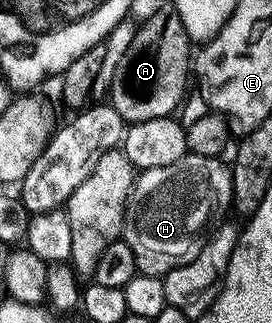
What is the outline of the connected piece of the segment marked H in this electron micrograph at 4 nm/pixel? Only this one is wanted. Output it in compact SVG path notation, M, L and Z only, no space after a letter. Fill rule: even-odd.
M187 154L172 162L172 166L148 168L137 173L122 215L120 239L132 246L132 254L136 254L136 266L141 275L164 278L172 270L192 262L192 258L196 258L196 254L200 254L200 250L208 243L212 230L227 219L226 208L228 212L232 204L232 172L222 162L216 156Z

